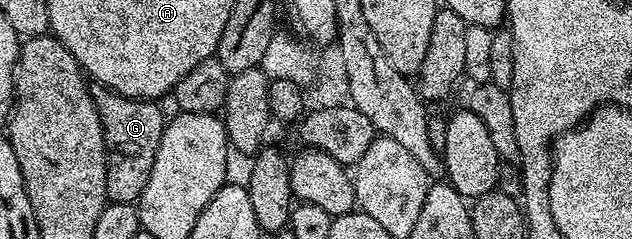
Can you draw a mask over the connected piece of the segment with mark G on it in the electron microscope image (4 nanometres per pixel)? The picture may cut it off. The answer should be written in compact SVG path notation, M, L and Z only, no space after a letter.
M93 83L89 92L105 134L108 202L136 204L147 185L159 141L165 132L167 115L157 108L156 102L148 99L128 99L126 95L112 91L101 83Z

